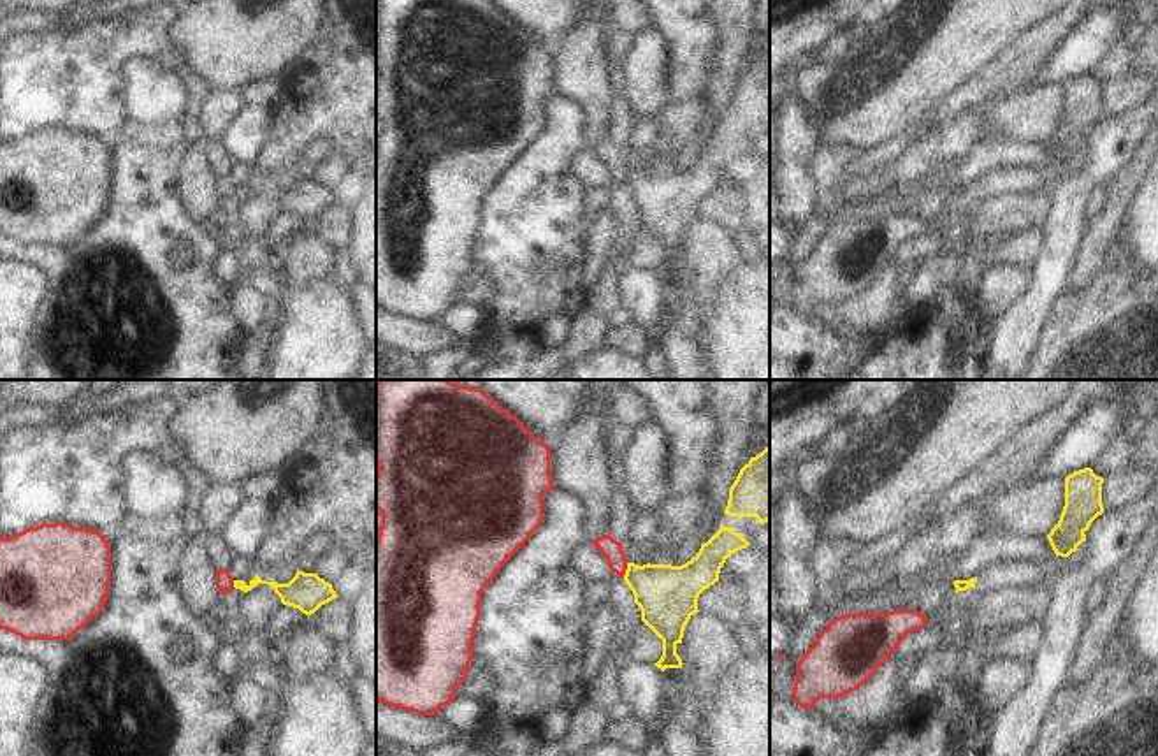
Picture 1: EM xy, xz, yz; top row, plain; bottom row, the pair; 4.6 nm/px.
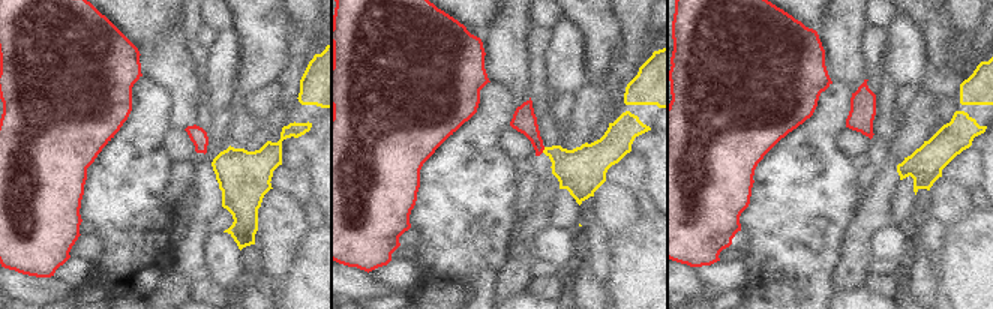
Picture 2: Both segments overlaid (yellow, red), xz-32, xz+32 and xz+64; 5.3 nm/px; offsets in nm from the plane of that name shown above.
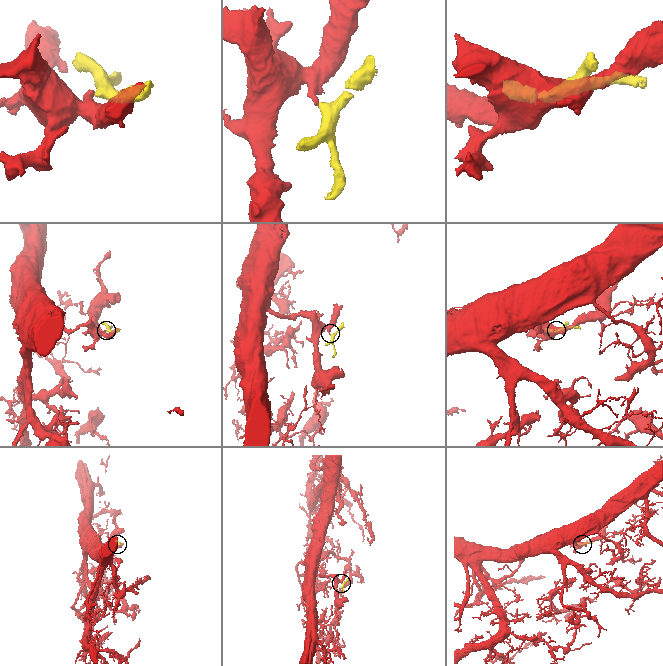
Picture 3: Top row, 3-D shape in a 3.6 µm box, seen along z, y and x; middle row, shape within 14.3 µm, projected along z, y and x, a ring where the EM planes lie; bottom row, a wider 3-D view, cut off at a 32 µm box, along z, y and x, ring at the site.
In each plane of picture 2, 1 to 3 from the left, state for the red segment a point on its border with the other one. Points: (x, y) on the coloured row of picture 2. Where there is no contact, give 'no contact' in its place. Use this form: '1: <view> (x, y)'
1: no contact
2: xz+32 (543, 150)
3: no contact

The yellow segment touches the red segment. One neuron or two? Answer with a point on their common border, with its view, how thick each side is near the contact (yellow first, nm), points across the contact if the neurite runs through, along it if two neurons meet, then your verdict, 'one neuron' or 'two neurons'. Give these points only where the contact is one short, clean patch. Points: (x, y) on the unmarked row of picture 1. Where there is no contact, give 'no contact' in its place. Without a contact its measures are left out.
meets yellow in xz at (626, 176); 280 nm thick on the yellow side, 90 nm on the other; border along xz (628, 169), (622, 181); two neurons

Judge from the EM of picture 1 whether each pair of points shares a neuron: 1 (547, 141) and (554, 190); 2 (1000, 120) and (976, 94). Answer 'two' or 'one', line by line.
1: one
2: two

